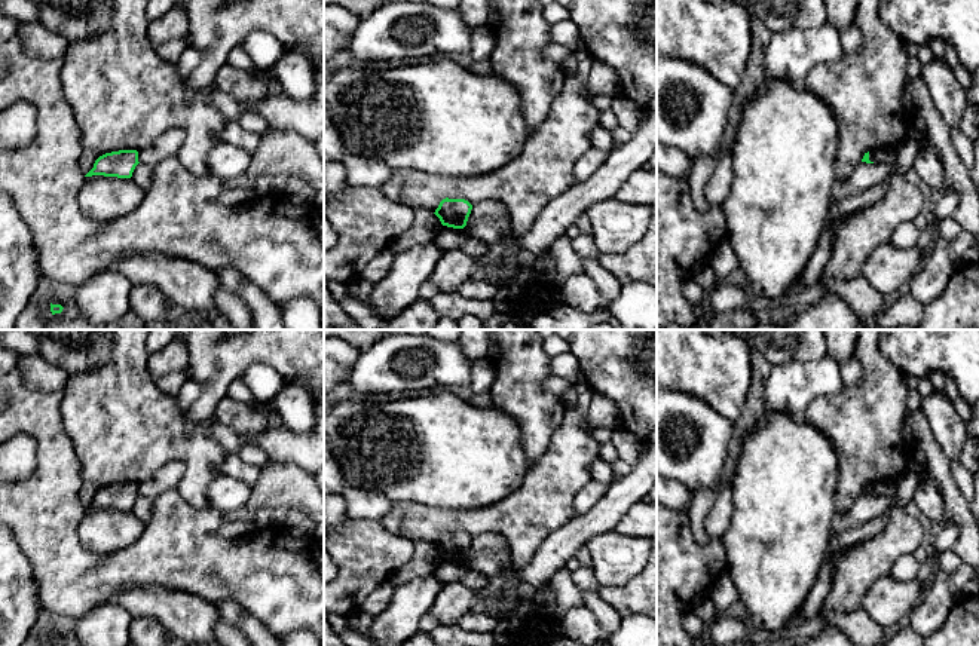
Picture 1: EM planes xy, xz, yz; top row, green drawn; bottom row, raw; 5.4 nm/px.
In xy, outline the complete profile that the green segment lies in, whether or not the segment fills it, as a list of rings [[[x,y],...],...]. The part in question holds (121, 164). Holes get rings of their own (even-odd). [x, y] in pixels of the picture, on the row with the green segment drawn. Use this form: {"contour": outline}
{"contour": [[[119,150],[100,156],[94,168],[85,175],[104,175],[117,178],[131,178],[135,166],[138,165],[137,150]]]}

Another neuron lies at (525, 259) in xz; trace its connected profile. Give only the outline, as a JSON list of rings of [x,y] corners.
[[[520,249],[515,252],[514,255],[514,263],[517,266],[520,266],[521,269],[523,267],[527,267],[527,269],[532,269],[532,266],[535,264],[536,261],[536,254],[530,252],[530,251],[526,251],[526,249]]]

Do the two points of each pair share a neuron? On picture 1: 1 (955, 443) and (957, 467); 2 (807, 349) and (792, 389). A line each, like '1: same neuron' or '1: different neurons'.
1: different neurons
2: different neurons

